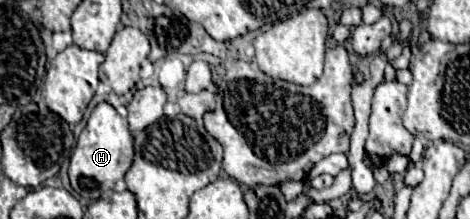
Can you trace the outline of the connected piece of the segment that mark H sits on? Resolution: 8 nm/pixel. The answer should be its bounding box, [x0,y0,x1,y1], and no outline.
[69,102,133,200]

